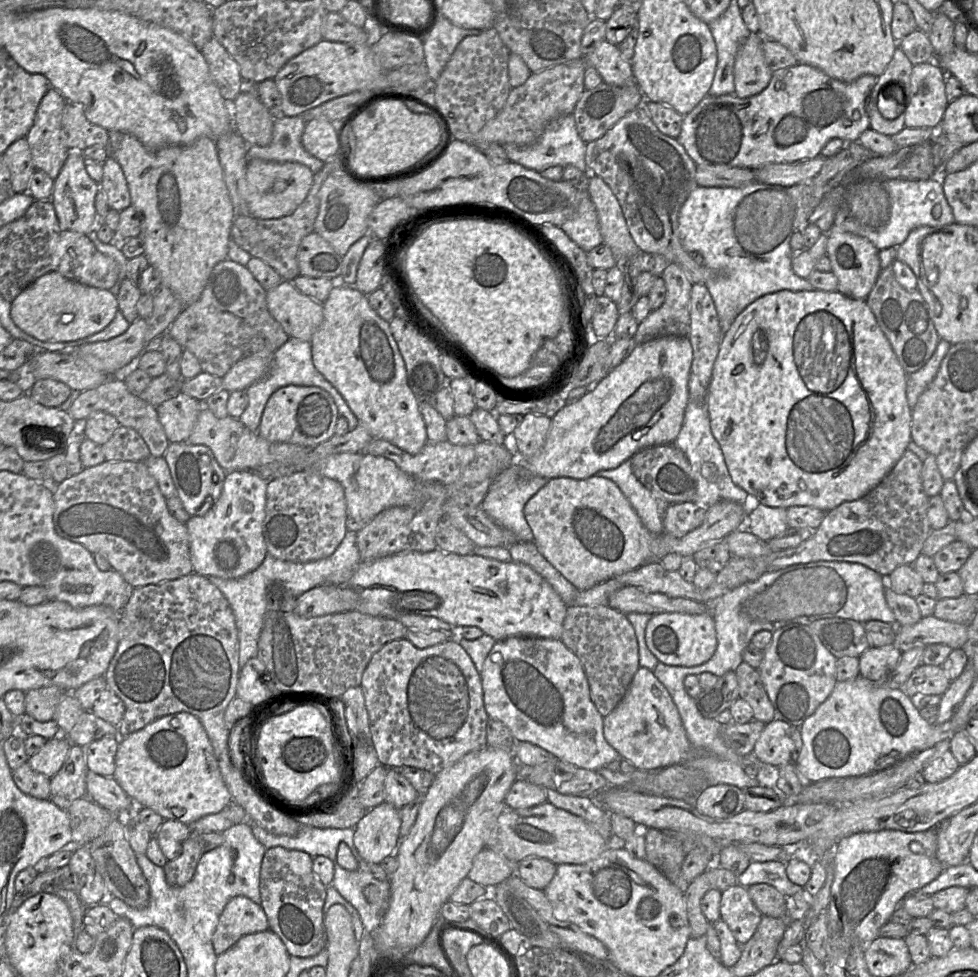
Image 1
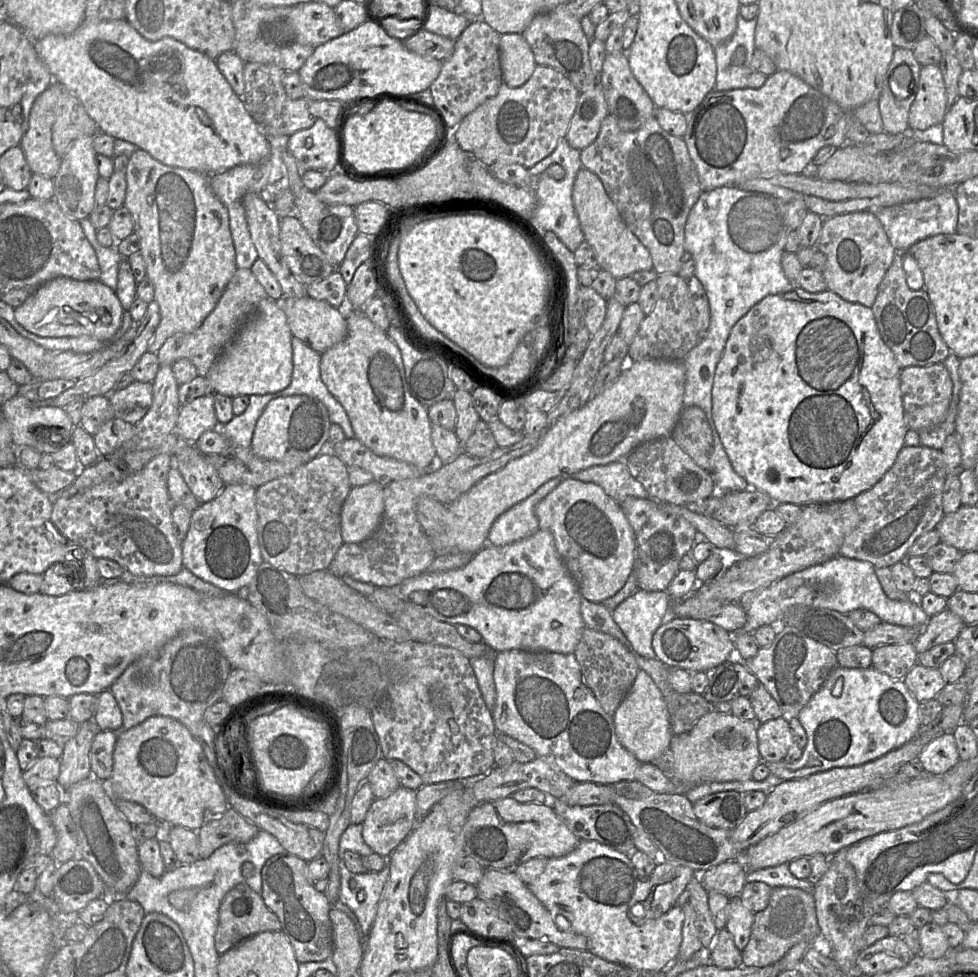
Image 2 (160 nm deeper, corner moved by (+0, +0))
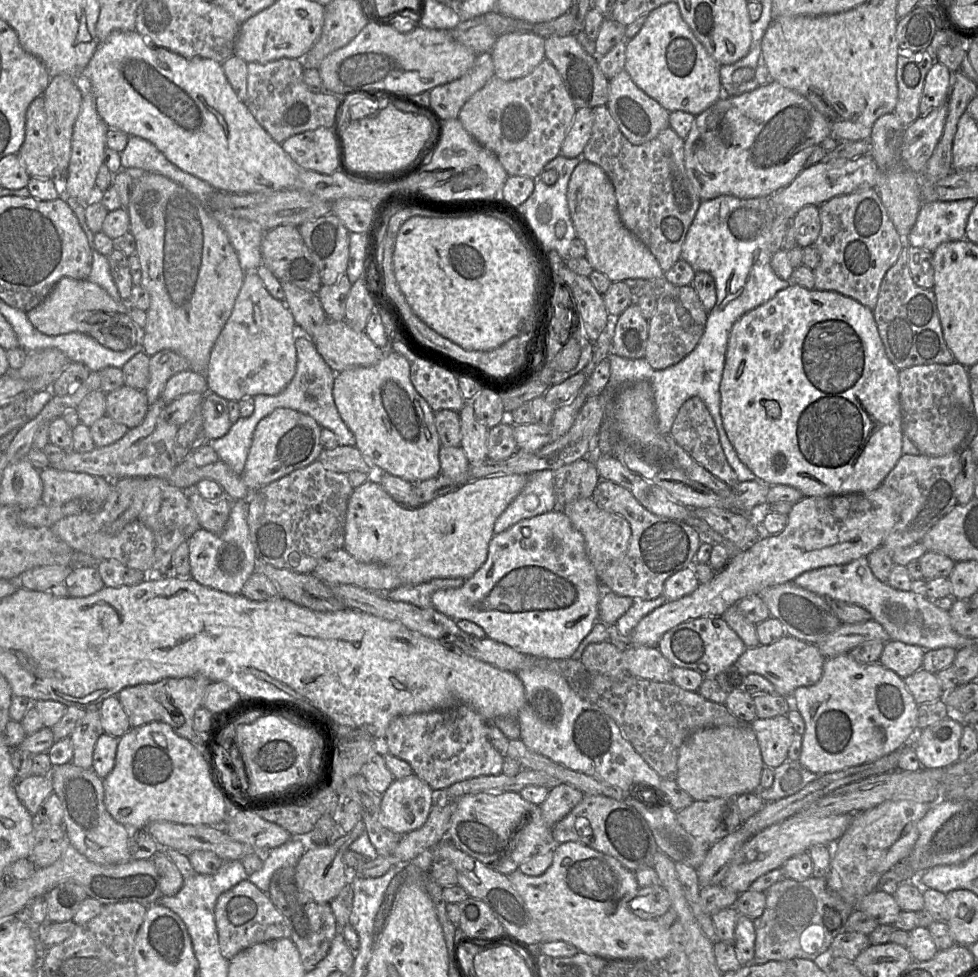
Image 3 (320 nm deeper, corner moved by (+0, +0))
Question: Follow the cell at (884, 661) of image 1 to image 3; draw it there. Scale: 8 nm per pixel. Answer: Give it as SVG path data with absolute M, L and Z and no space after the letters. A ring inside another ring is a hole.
M890 639L885 643L878 662L904 679L922 668L924 653L919 645Z

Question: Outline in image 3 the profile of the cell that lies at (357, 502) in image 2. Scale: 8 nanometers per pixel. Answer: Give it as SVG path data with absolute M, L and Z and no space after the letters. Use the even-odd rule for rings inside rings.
M524 474L483 477L469 481L417 508L409 508L396 502L376 478L370 478L354 488L348 500L343 547L358 561L390 567L402 585L420 584L434 578L467 579L485 562L497 518L521 492L526 482L527 475Z

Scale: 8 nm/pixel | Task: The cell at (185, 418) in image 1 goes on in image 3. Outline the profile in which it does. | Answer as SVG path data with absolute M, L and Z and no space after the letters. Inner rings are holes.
M208 392L200 405L200 411L203 416L203 432L208 439L215 440L228 433L232 423L226 399Z

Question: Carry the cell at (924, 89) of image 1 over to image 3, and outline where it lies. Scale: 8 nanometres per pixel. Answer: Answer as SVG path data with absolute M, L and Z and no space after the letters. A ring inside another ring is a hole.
M935 61L929 70L919 105L920 116L927 116L937 107L947 103L954 73Z

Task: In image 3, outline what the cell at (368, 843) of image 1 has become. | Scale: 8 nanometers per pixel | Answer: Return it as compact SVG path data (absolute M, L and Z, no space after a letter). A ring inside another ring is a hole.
M414 773L394 779L381 795L379 821L398 836L416 830L426 822L436 794Z

